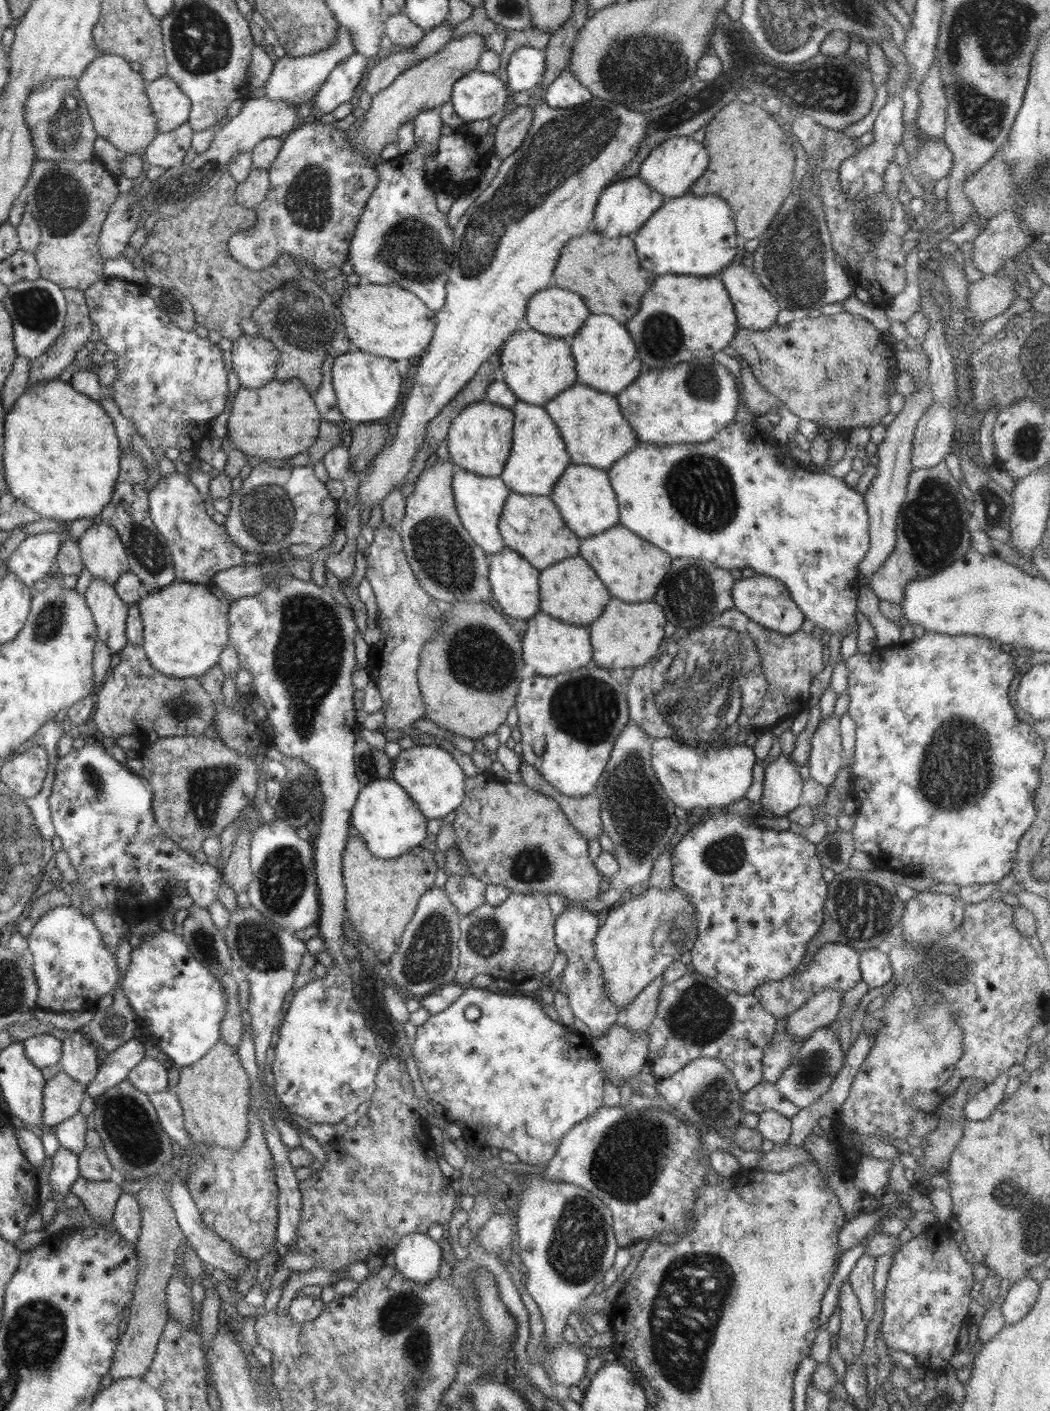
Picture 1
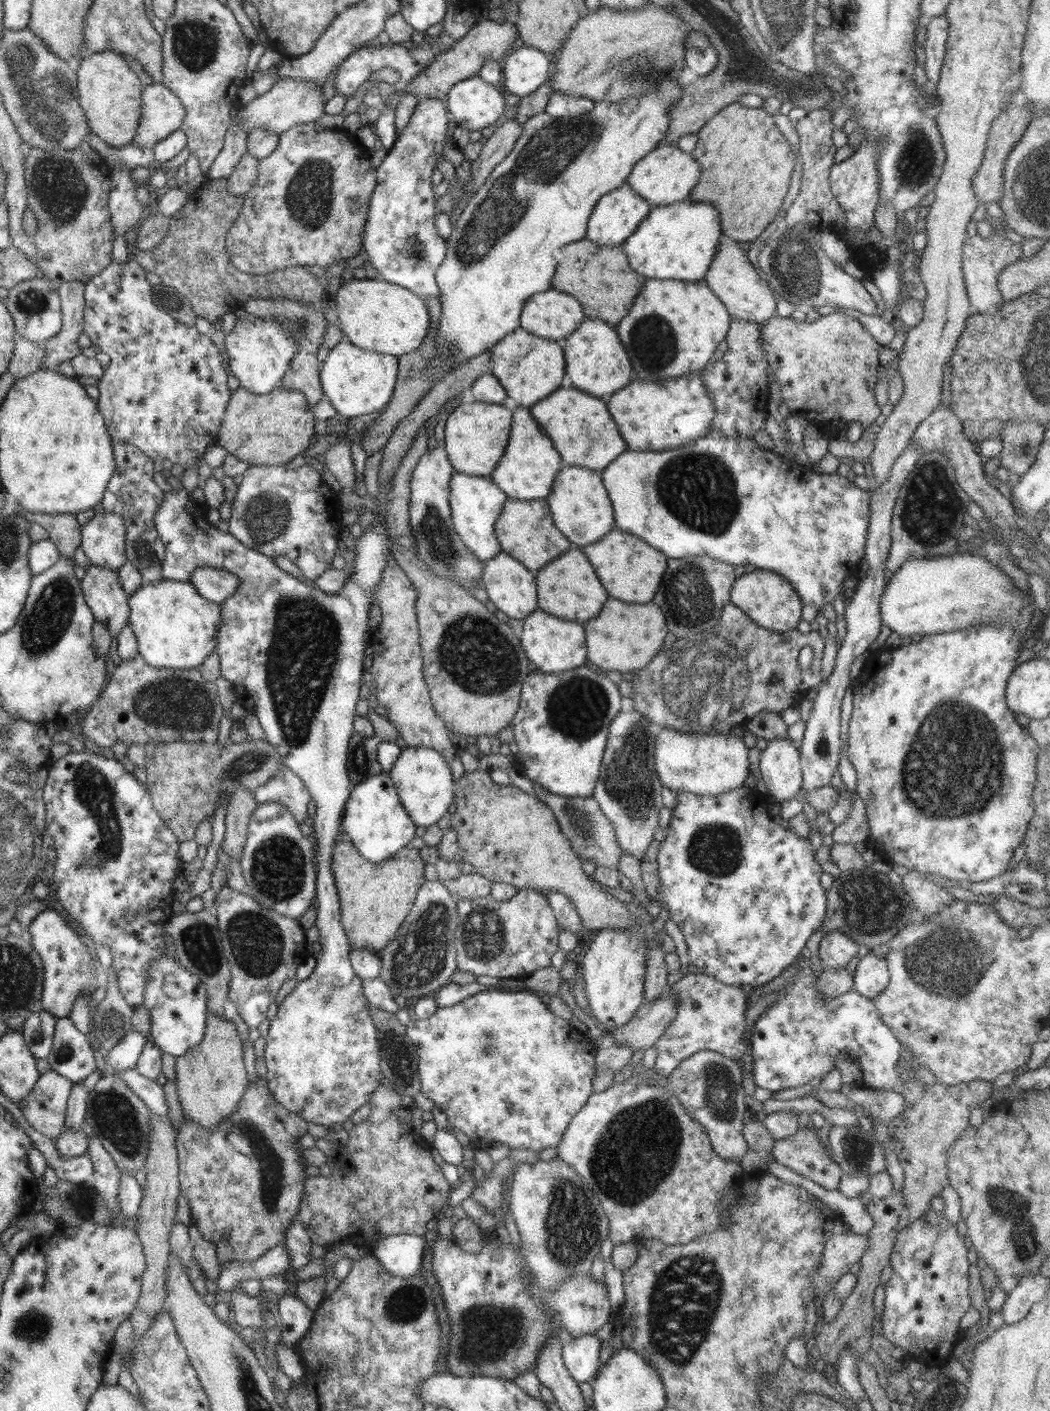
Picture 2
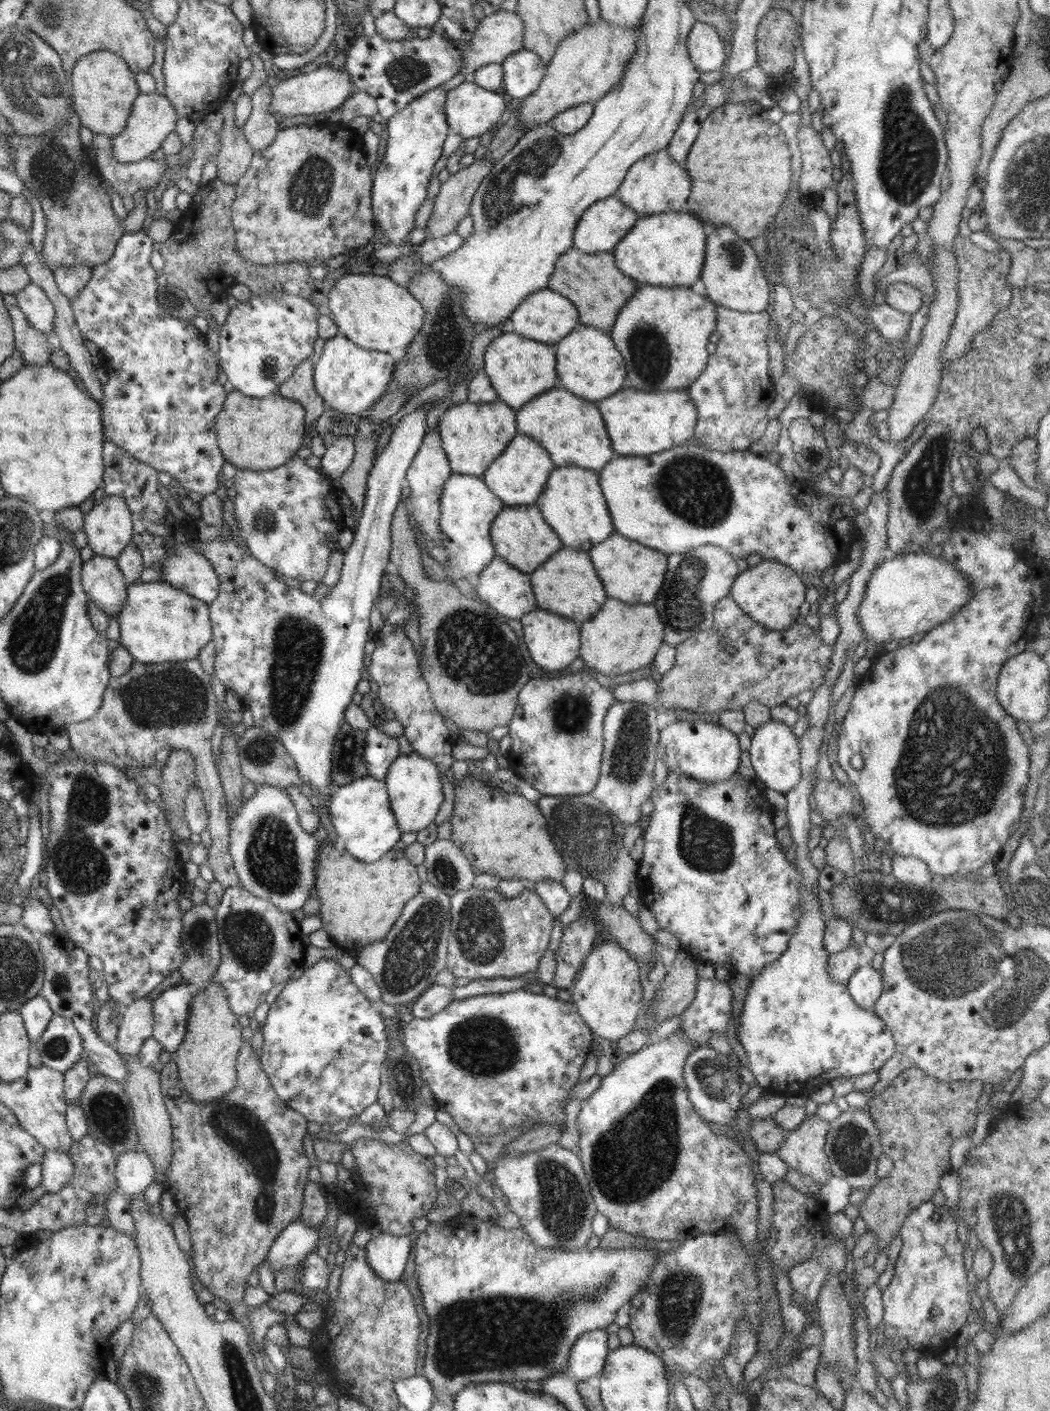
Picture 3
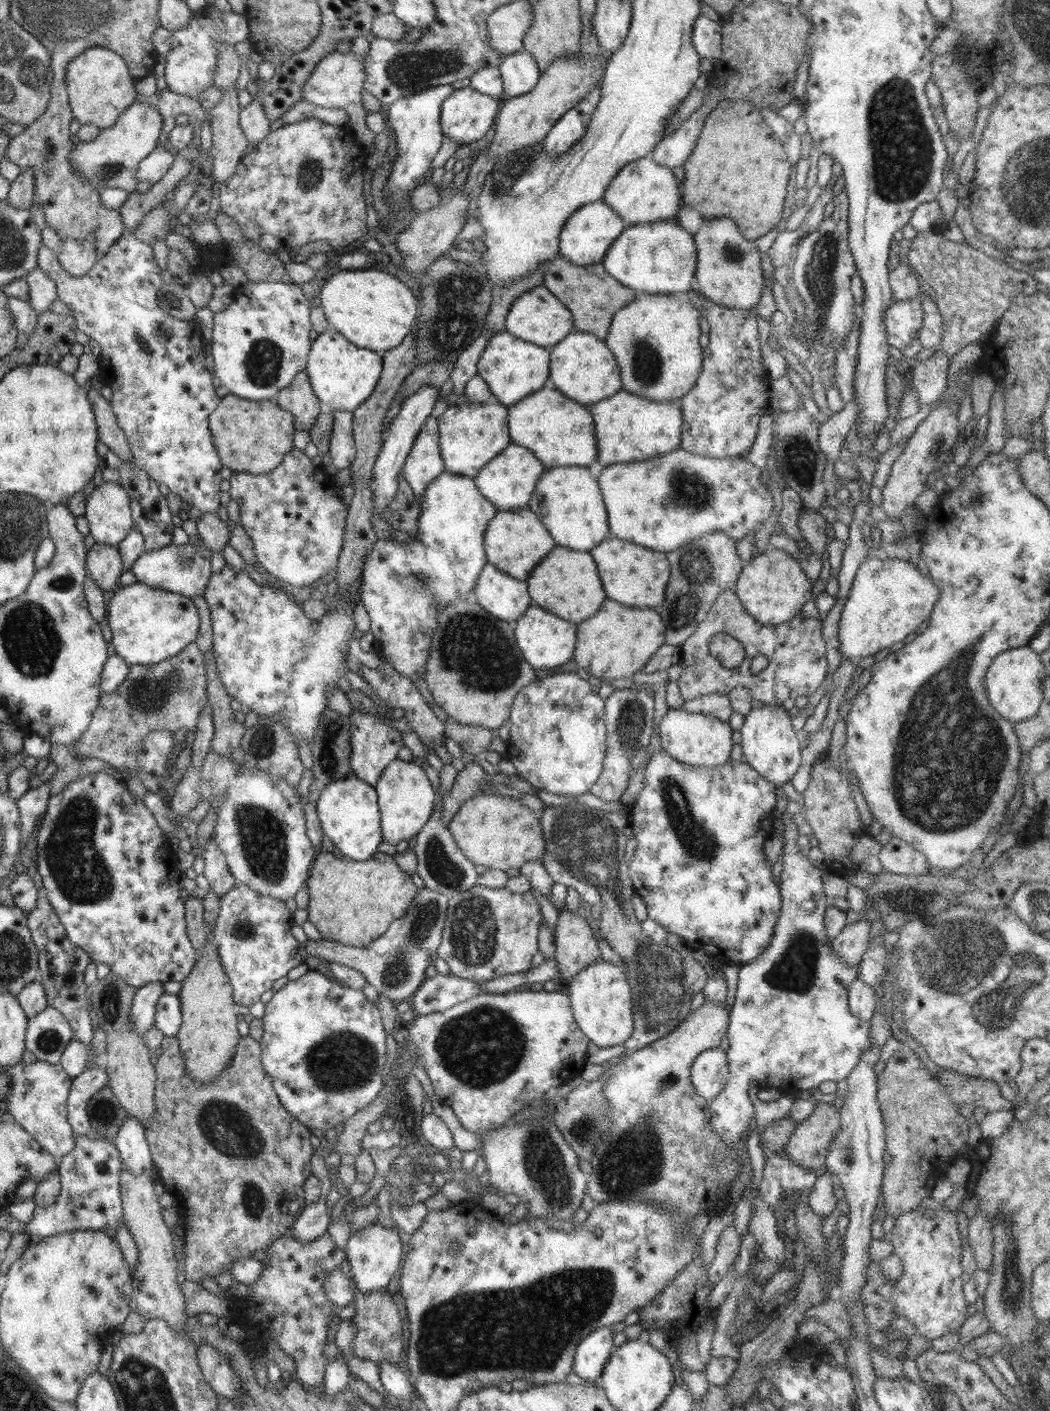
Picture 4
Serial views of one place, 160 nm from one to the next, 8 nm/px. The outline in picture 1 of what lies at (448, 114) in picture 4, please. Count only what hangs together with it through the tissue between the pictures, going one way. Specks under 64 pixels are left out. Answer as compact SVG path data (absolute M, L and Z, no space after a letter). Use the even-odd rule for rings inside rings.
M478 69L457 80L451 92L453 109L465 124L500 113L506 100L504 83Z

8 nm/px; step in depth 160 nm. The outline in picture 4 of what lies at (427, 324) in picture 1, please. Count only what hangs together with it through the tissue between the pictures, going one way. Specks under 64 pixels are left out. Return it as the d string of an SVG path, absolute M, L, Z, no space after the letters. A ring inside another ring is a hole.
M371 268L344 270L334 274L321 288L320 308L330 326L355 346L382 353L398 347L413 332L419 317L417 297L403 284L393 271L378 272Z

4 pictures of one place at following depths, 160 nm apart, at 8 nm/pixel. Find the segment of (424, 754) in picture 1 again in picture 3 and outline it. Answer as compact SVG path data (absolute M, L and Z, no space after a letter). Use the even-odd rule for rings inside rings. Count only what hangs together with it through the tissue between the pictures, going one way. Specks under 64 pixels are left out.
M415 751L398 756L390 766L384 780L392 813L402 833L418 833L434 820L444 800L443 785L440 780L441 771L436 764L418 755Z

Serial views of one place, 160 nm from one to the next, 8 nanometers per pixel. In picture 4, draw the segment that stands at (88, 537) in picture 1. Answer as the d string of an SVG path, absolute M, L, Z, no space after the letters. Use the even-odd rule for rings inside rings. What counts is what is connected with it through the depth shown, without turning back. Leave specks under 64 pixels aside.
M104 481L93 490L84 516L96 544L117 546L133 529L130 499L117 482Z

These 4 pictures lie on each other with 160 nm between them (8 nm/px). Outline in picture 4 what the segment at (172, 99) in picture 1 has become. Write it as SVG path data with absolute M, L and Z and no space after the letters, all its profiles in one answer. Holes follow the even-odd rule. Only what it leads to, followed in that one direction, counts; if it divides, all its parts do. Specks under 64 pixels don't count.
M134 102L120 114L113 127L101 129L94 140L75 144L69 156L71 165L98 190L108 187L133 193L139 186L135 174L139 172L140 161L156 148L162 125L162 115L154 103Z

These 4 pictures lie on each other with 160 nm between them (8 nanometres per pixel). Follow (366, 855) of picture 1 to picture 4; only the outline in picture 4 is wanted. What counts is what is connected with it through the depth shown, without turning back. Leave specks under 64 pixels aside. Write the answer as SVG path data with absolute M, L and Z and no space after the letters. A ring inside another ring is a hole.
M318 851L310 869L306 888L310 894L307 920L321 932L322 938L329 941L338 940L358 948L368 946L372 940L376 940L388 930L392 921L402 918L418 893L412 877L398 867L392 855L378 851L365 861L340 859L332 853Z

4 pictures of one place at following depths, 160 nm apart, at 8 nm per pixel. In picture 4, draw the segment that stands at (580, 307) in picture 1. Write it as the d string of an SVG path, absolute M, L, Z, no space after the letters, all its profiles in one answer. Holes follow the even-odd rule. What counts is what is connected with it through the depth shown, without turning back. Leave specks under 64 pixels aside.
M543 285L522 294L511 306L505 320L505 332L538 347L552 348L574 330L570 310Z

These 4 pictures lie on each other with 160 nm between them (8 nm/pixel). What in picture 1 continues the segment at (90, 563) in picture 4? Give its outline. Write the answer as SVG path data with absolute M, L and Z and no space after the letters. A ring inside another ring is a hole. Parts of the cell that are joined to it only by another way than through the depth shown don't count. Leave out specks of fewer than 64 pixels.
M96 577L83 597L93 614L98 639L108 645L112 655L122 651L128 644L125 628L129 605L118 596L114 585Z

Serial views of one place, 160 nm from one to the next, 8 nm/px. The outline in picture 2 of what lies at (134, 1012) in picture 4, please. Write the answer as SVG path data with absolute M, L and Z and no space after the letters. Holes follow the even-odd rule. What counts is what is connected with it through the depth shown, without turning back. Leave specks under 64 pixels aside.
M130 1030L116 1046L105 1052L108 1074L134 1069L147 1040L148 1038L143 1036L142 1032Z

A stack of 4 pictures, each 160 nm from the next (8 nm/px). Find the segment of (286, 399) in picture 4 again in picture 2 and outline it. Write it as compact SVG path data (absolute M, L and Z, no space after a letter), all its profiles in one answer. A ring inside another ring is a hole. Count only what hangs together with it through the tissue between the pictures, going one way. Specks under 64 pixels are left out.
M248 298L244 308L252 316L260 318L272 317L278 321L284 328L284 332L288 332L292 336L292 340L296 342L296 354L290 361L290 366L282 379L283 388L286 390L299 390L308 400L308 405L313 408L316 403L320 403L321 398L324 396L320 384L320 362L316 353L318 353L319 346L324 344L324 334L328 328L327 321L333 322L333 319L325 315L325 311L314 310L313 304L298 303L291 299L260 299ZM312 306L312 308L310 308ZM325 318L325 319L324 319Z

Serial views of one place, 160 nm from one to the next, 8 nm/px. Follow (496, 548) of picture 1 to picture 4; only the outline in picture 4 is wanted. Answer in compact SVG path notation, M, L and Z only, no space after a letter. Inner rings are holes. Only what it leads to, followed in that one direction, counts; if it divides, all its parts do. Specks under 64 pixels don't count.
M448 472L440 474L428 483L419 503L418 528L416 534L412 535L414 541L378 539L365 556L361 574L363 583L359 588L359 600L370 616L374 650L383 654L401 675L414 683L419 674L425 674L431 638L437 629L439 610L459 598L466 599L468 592L475 588L481 570L486 566L484 533L488 523L498 512L497 508L480 494L473 478Z

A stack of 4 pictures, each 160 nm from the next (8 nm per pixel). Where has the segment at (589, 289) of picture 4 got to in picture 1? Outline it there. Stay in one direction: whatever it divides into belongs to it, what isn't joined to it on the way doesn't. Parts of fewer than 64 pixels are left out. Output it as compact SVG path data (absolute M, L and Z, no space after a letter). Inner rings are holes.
M597 231L571 238L562 248L554 268L552 285L572 290L584 298L592 314L610 314L618 322L628 322L638 313L640 298L657 276L640 266L631 235L607 238Z

